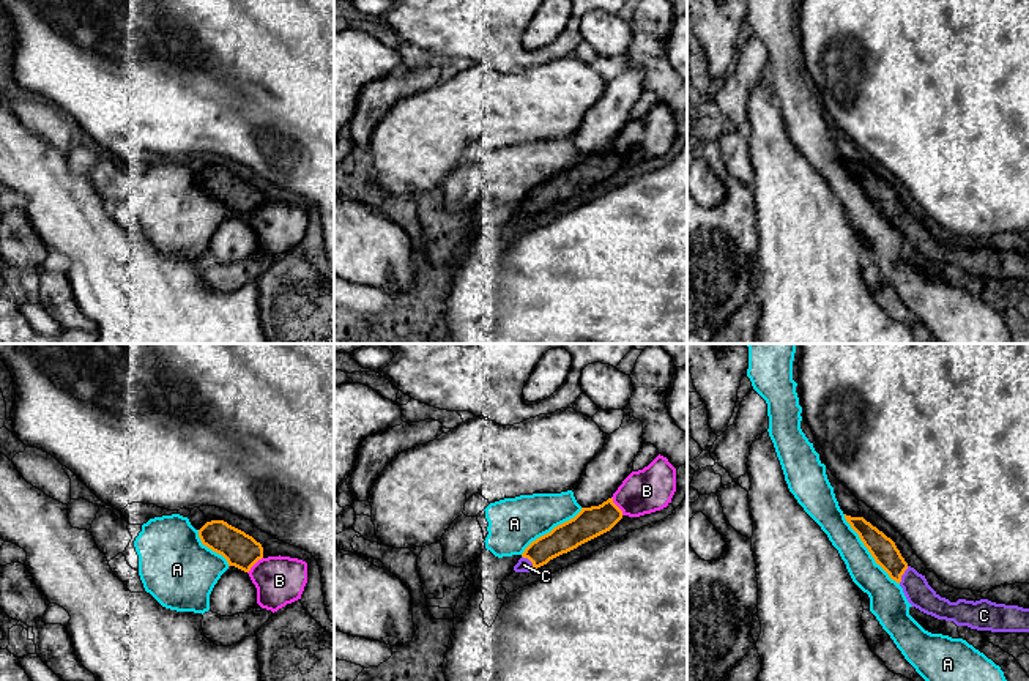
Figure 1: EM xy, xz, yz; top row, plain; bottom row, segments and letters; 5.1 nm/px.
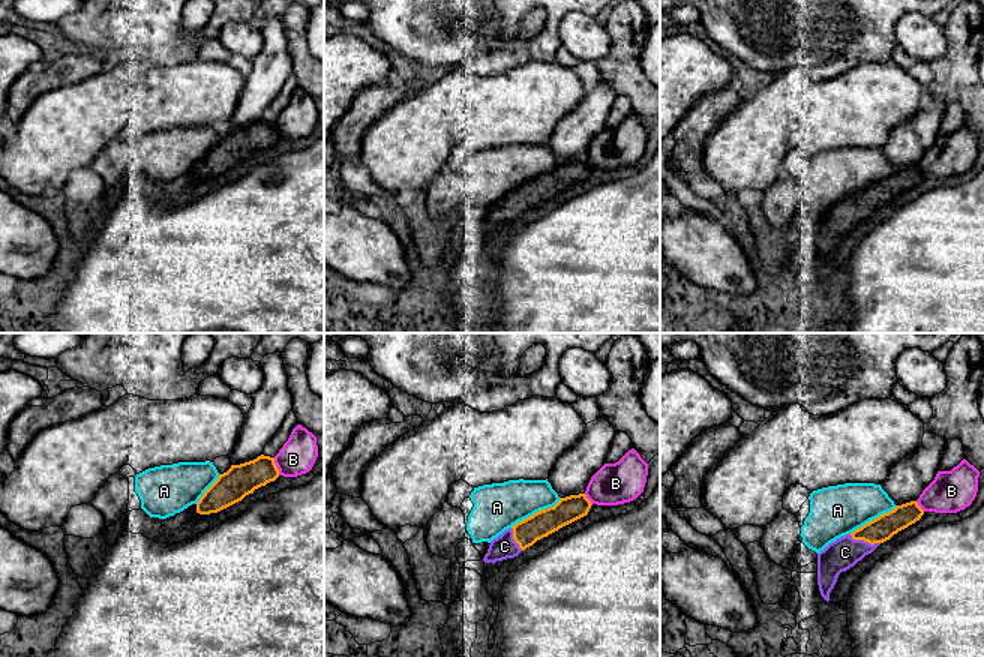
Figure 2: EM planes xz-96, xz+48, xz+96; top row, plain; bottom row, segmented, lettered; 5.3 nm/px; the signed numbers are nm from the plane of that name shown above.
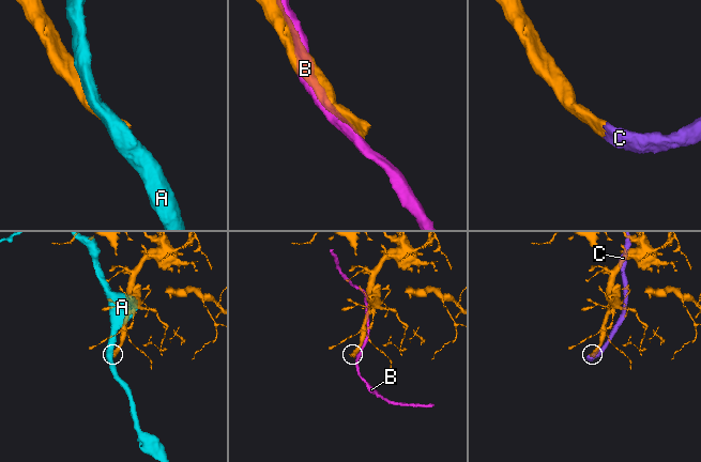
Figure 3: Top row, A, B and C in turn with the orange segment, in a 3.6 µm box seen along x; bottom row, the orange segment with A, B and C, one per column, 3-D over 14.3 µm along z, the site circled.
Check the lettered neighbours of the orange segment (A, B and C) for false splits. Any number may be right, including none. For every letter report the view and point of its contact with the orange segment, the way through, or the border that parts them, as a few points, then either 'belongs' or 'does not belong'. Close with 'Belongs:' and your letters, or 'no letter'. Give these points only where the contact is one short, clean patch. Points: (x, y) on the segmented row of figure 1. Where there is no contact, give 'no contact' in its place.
A: contact yz (869, 550); does not belong
B: contact xz (616, 506); does not belong
C: contact yz (903, 573); way yz (883, 549), (903, 573), (916, 588); belongs
Belongs: C

